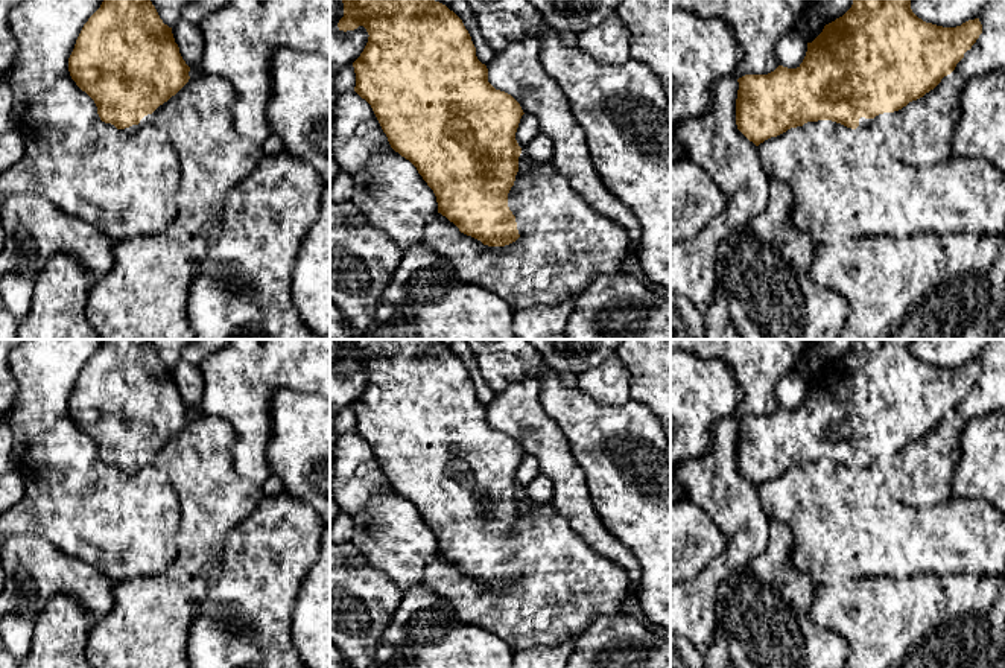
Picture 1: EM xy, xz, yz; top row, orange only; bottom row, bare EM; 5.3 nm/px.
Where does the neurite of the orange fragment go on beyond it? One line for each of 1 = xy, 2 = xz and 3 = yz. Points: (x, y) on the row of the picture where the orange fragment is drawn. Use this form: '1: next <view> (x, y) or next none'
1: next none
2: next none
3: next none

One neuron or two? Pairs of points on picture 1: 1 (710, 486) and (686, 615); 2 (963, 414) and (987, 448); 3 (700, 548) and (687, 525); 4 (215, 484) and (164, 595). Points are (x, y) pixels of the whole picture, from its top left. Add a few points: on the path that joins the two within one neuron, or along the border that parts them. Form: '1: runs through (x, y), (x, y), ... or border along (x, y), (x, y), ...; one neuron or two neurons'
1: runs through (735, 518), (735, 554), (706, 583); one neuron
2: border along (989, 411), (973, 416), (966, 423), (958, 455); two neurons
3: runs through (697, 542), (687, 531); one neuron
4: runs through (215, 512), (213, 548), (192, 569); one neuron

